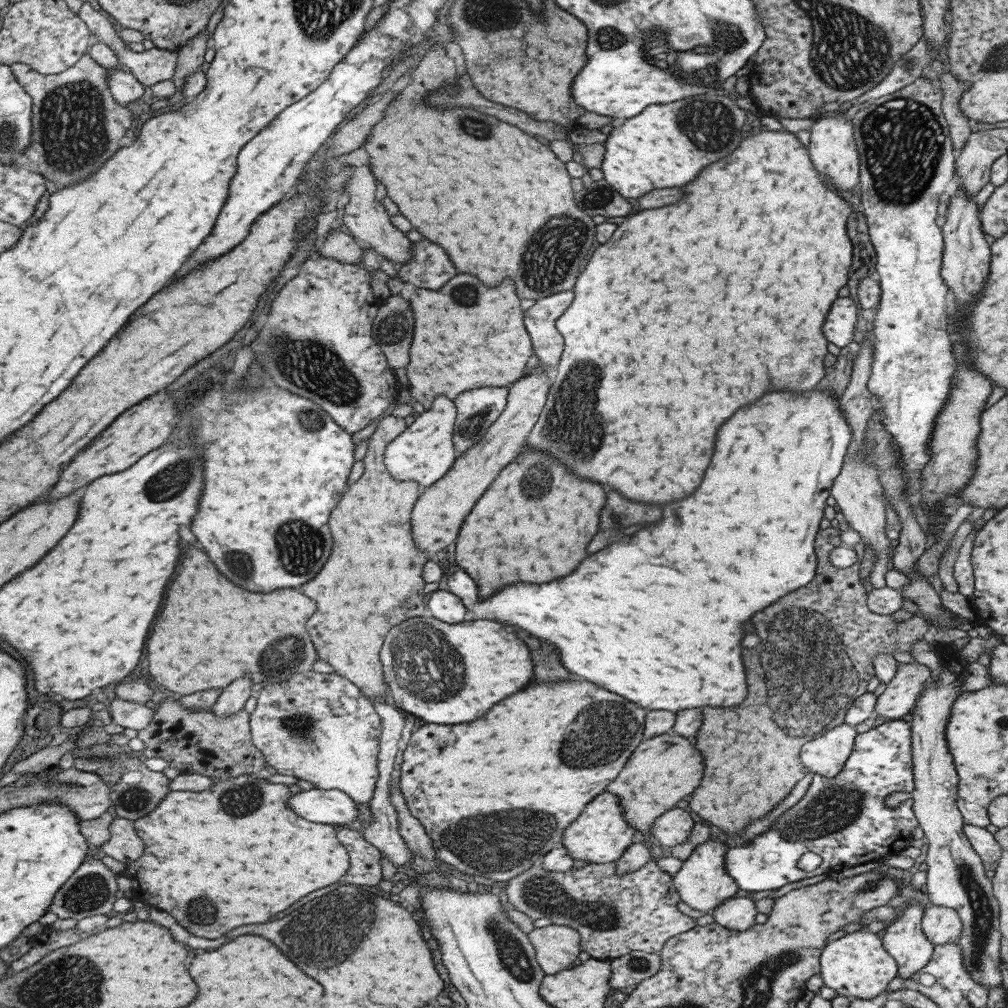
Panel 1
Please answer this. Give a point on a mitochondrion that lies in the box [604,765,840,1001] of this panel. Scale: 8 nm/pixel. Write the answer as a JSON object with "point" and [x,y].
{"point":[638,965]}

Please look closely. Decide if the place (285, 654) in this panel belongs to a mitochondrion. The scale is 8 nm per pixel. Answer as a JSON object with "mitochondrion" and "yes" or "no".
{"mitochondrion":"yes"}

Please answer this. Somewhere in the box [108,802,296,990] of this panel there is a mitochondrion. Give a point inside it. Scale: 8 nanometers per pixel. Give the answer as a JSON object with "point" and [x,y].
{"point":[201,911]}

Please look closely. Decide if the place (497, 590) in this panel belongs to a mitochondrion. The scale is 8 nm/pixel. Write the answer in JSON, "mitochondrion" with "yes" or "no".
{"mitochondrion":"no"}

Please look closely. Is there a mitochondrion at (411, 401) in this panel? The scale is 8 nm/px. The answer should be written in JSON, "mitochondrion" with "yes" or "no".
{"mitochondrion":"no"}

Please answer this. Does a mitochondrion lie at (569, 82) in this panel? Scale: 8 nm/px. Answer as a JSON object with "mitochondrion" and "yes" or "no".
{"mitochondrion":"no"}

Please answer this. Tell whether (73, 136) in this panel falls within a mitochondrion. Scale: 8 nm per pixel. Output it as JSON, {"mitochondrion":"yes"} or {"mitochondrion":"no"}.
{"mitochondrion":"yes"}

